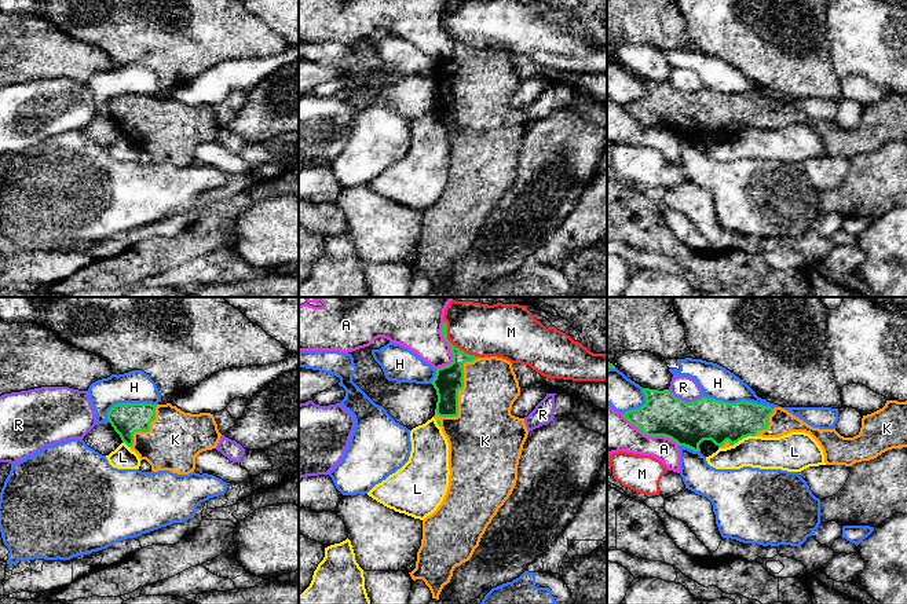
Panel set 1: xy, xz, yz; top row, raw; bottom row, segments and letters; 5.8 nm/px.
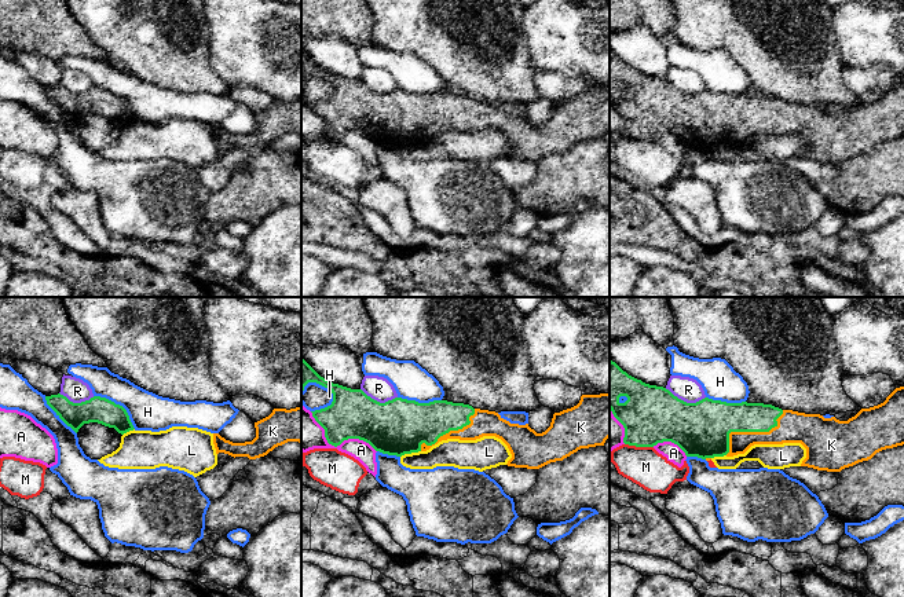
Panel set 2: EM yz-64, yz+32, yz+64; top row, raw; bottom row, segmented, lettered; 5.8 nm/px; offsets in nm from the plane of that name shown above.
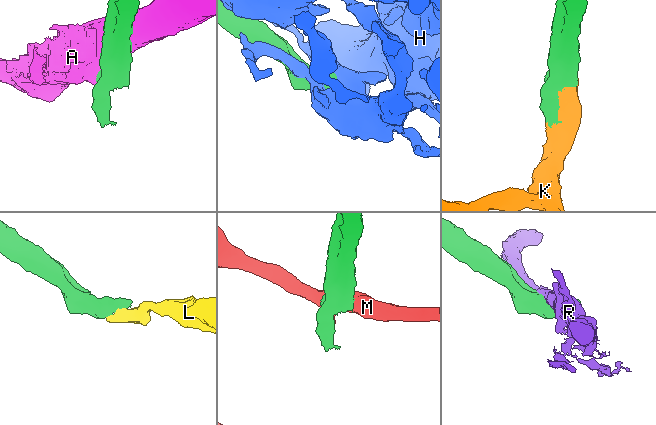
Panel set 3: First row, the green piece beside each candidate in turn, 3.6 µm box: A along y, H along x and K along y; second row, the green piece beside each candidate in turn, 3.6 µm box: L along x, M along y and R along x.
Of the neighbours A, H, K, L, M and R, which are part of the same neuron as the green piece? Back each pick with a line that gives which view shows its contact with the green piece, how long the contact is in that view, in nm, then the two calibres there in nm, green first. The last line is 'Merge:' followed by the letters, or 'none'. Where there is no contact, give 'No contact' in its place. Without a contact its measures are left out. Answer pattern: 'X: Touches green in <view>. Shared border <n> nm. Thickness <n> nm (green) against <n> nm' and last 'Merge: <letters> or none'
K: Touches green in xz. Shared border 420 nm. Thickness 170 nm (green) against 320 nm
Merge: K

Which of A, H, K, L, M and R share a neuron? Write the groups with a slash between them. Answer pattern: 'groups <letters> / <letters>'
groups A / H / K / L / M / R

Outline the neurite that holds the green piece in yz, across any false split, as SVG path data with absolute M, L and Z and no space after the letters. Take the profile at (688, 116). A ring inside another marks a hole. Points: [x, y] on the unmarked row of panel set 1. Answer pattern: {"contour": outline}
{"contour": "M643 80L643 84L647 94L639 100L625 103L623 109L647 128L665 128L694 143L701 143L699 136L703 132L712 132L718 140L725 140L747 128L779 129L790 124L805 124L822 139L826 157L852 158L874 151L888 142L907 139L907 92L886 92L882 100L863 107L856 128L844 129L835 121L813 120L782 99L772 100L746 92L727 95L706 88L687 95L669 81Z"}

